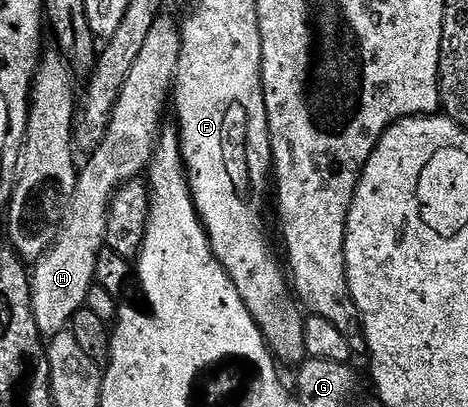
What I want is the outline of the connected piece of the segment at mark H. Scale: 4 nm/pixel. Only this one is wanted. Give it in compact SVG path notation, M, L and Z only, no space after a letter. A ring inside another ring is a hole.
M160 16L149 28L149 37L145 39L145 45L141 47L141 53L137 55L133 69L129 72L129 80L125 80L125 88L121 88L121 96L117 96L117 104L111 113L109 128L101 140L101 144L82 163L75 179L73 196L63 211L63 217L59 223L59 231L55 233L55 239L51 241L51 247L40 256L30 271L31 276L31 307L35 313L35 320L40 334L54 336L64 333L68 329L71 317L87 304L89 288L95 285L95 269L97 268L97 256L107 241L107 209L111 206L111 199L115 197L115 191L125 182L140 177L139 173L146 171L151 165L151 156L155 153L157 139L160 137L159 113L168 109L169 99L173 94L175 85L175 73L181 56L181 29L178 21Z

